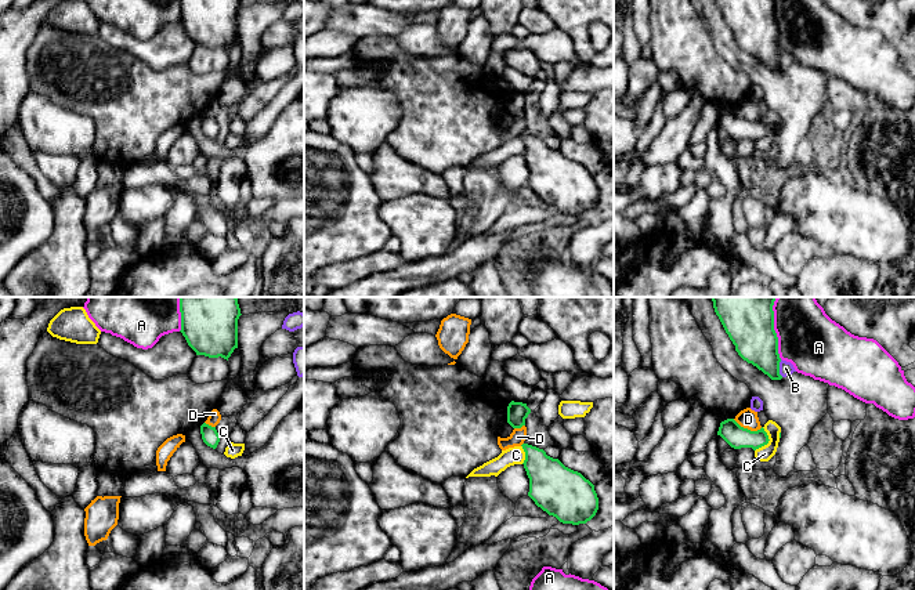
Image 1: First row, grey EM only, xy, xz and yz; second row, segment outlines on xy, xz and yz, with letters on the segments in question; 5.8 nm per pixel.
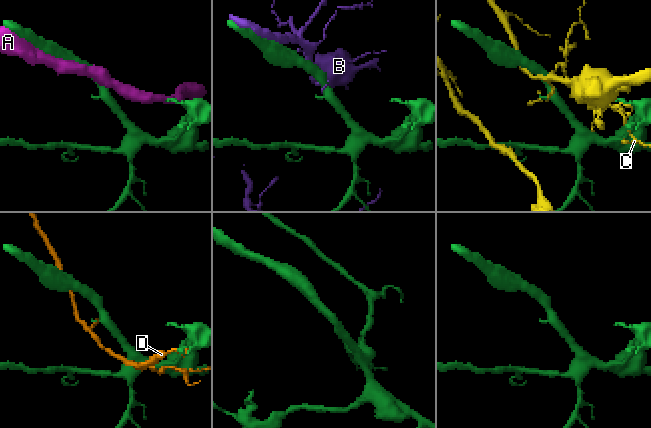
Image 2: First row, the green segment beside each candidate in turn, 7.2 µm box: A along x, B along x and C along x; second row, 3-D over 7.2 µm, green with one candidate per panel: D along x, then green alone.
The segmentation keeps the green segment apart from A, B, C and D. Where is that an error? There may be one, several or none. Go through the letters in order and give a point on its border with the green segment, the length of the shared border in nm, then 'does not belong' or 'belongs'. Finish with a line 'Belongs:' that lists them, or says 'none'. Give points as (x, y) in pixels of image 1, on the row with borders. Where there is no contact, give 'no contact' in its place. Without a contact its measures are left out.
A: yz (773, 328) | 360 nm | does not belong
B: yz (778, 368) | 110 nm | does not belong
C: yz (769, 440) | 150 nm | does not belong
D: yz (747, 429) | 180 nm | does not belong
Belongs: none

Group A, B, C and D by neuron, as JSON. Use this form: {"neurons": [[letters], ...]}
{"neurons": [["A"], ["B"], ["C"], ["D"]]}

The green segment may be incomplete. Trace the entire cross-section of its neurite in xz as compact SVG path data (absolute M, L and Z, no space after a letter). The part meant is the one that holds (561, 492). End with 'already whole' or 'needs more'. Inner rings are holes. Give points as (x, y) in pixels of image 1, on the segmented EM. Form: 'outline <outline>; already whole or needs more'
outline M522 444L524 468L529 478L528 496L538 507L563 524L586 524L598 510L594 485L581 473L565 467L543 449Z; already whole

